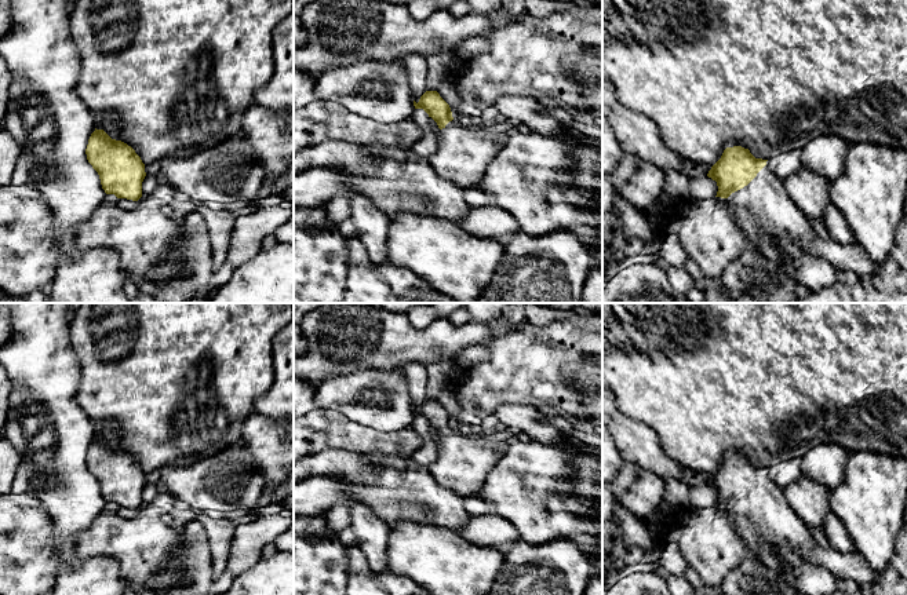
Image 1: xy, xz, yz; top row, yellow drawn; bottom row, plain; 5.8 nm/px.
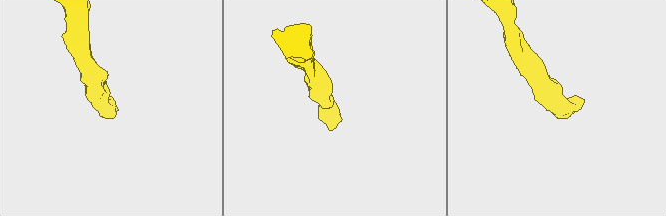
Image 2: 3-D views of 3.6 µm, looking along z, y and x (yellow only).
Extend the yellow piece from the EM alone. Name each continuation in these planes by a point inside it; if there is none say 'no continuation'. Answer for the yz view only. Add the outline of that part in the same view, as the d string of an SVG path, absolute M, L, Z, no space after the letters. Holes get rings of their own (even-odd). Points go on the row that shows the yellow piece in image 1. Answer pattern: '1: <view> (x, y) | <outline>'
1: yz (764, 205) | M771 169L732 193L726 202L747 241L742 255L725 267L718 280L731 292L731 303L798 303L795 288L801 284L780 251L783 241L802 253L827 260L838 271L853 271L866 281L881 270L859 245L822 238L790 198L783 180ZM760 231L777 247L777 262L769 260L758 249Z

